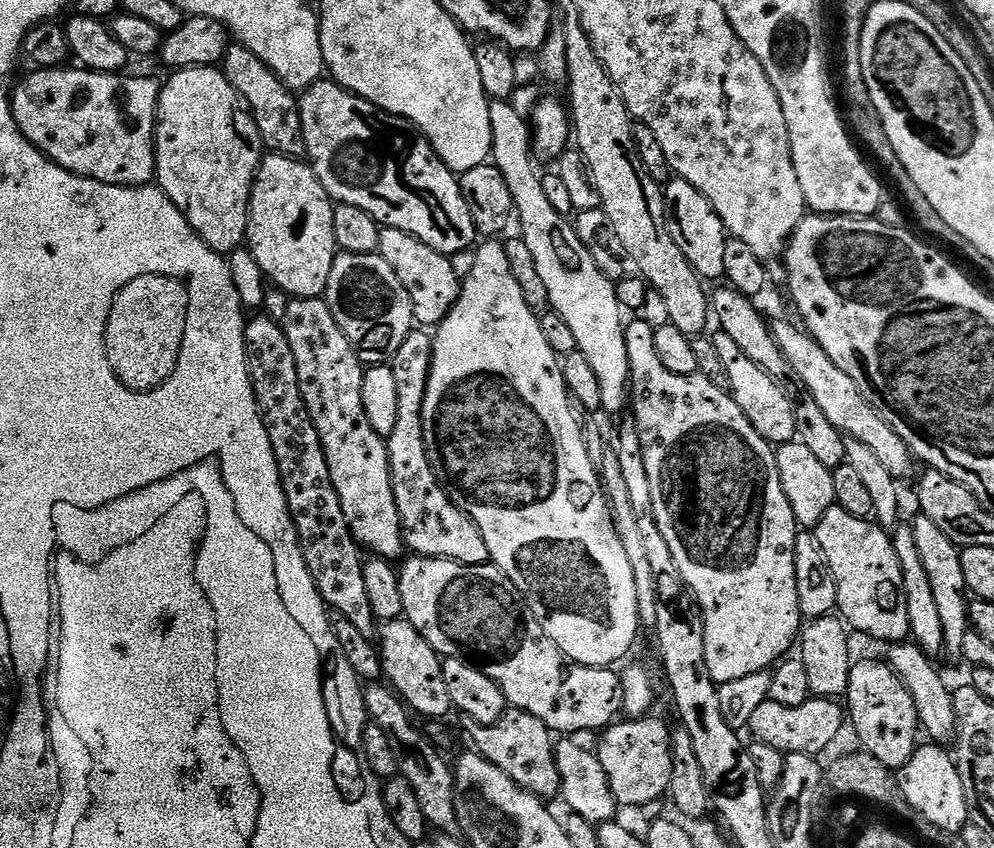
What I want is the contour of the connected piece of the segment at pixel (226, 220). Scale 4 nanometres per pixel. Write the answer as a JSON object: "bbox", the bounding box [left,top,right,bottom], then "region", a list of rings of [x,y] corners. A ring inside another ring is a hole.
{"bbox":[155,67,266,254],"region":[[[219,67],[210,68],[181,68],[171,73],[172,77],[168,81],[163,81],[160,98],[156,101],[156,175],[155,183],[182,210],[186,222],[210,246],[210,250],[221,254],[231,254],[245,243],[248,234],[248,203],[252,197],[252,183],[256,181],[256,172],[260,169],[260,162],[266,155],[266,149],[260,131],[256,125],[256,119],[248,111],[245,103],[241,100],[239,94],[234,90],[234,86],[225,78],[223,71]]]}

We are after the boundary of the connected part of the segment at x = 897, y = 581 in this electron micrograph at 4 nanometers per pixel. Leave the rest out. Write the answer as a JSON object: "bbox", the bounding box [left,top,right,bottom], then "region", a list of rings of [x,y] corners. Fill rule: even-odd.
{"bbox":[814,507,910,641],"region":[[[838,507],[826,510],[826,518],[814,531],[838,582],[836,606],[845,625],[876,640],[907,641],[910,618],[906,614],[906,590],[891,535],[871,519],[854,518]]]}

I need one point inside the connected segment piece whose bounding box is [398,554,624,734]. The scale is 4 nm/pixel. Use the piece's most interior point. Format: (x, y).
(472, 611)

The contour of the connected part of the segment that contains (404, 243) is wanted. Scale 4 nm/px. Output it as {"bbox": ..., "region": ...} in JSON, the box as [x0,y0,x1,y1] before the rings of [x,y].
{"bbox":[378,227,462,326],"region":[[[381,227],[380,230],[378,255],[386,258],[386,262],[390,262],[390,266],[394,266],[402,286],[406,286],[406,294],[410,294],[415,323],[420,326],[428,326],[424,324],[440,325],[455,306],[456,299],[460,297],[462,278],[458,274],[454,274],[451,259],[440,252],[435,252],[430,246],[426,246],[426,242],[418,242],[418,238],[414,238],[402,230],[386,227]]]}

